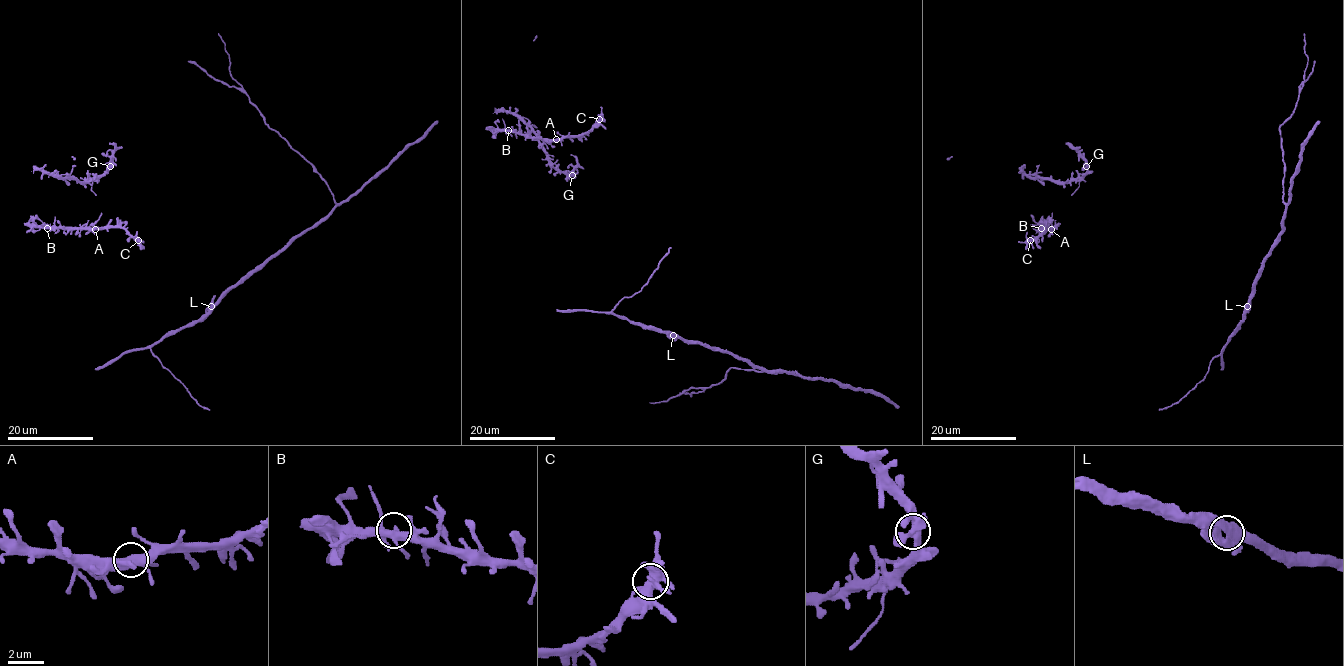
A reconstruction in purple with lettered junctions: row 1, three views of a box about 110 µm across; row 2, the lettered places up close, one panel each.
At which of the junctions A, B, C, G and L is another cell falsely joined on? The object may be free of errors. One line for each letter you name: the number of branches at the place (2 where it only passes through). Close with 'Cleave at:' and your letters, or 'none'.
L: 5 branches meet
Cleave at: L

